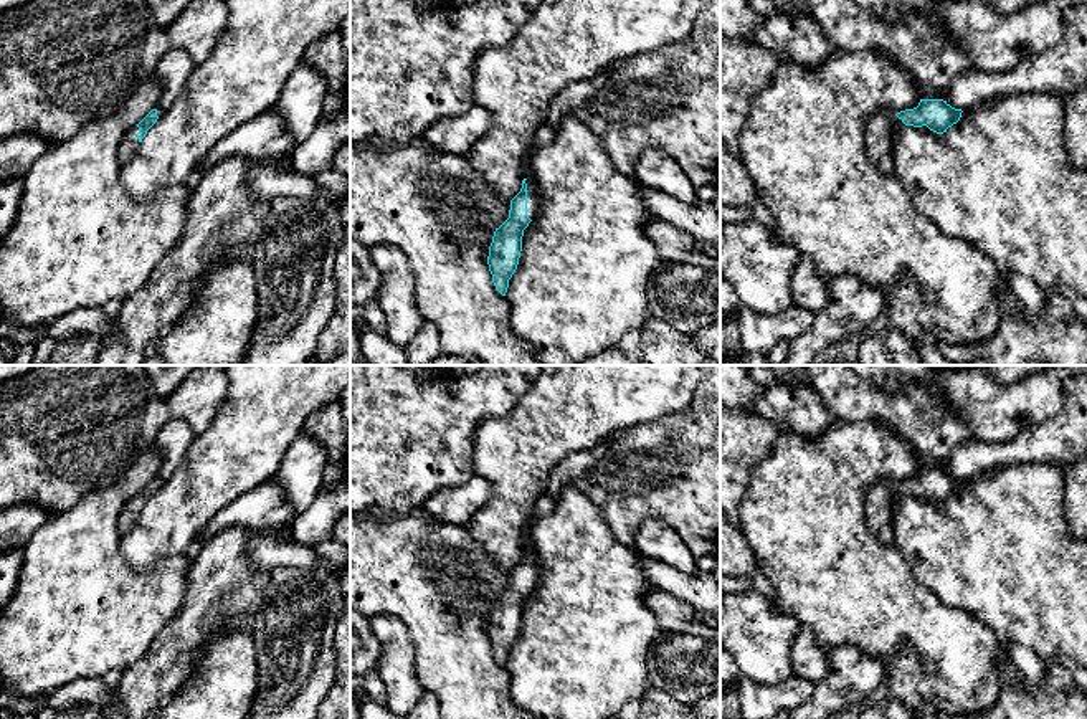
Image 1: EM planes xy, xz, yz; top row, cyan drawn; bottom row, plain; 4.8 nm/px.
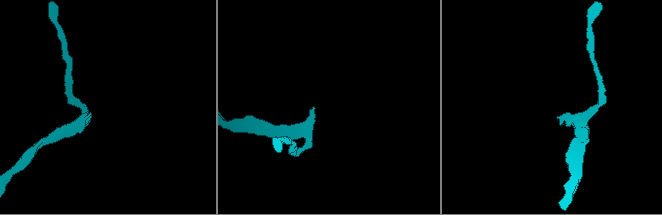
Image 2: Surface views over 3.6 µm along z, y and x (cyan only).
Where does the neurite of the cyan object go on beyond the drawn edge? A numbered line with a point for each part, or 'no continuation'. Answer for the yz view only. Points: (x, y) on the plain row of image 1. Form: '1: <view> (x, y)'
1: yz (878, 509)

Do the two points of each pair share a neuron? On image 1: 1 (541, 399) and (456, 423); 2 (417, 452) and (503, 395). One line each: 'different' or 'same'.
1: different
2: same

